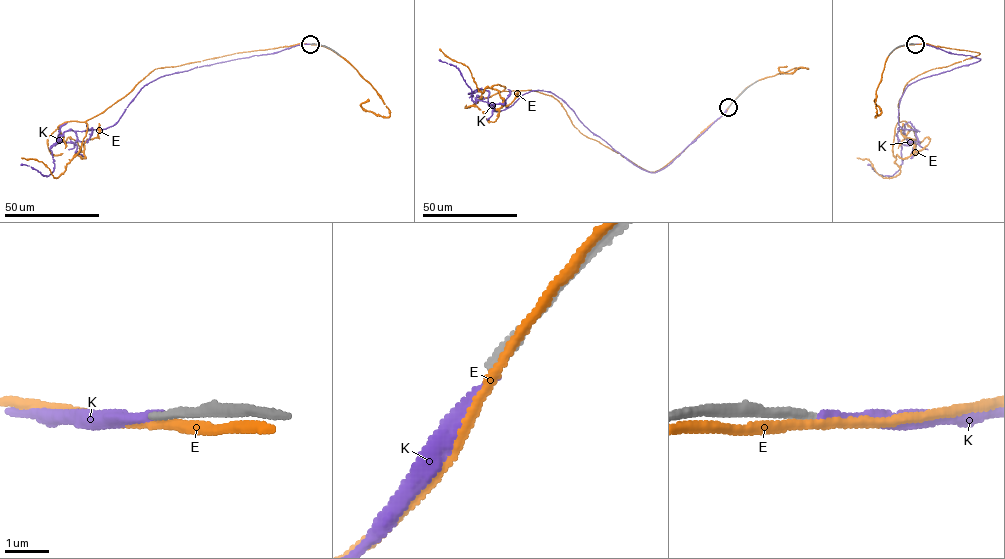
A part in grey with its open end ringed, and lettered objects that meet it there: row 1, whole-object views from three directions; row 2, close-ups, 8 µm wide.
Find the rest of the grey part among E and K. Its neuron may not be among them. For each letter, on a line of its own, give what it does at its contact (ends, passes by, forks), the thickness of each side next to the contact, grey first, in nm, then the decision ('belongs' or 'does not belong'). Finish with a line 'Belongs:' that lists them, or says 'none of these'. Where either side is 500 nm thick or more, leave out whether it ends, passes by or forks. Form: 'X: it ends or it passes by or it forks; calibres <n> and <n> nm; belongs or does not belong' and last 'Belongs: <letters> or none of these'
E: it passes by; calibres 280 and 190 nm; does not belong
K: it ends; calibres 200 and 200 nm; does not belong
Belongs: none of these

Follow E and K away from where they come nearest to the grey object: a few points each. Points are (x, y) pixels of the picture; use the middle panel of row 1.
E: (729, 106), (650, 172), (583, 135), (550, 95), (498, 84), (481, 92), (466, 65), (439, 48)
K: (728, 107), (652, 173), (552, 92), (532, 90), (496, 111), (488, 91), (468, 93), (460, 71), (439, 59)

